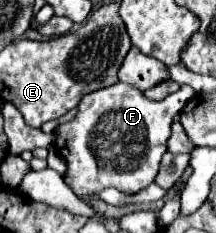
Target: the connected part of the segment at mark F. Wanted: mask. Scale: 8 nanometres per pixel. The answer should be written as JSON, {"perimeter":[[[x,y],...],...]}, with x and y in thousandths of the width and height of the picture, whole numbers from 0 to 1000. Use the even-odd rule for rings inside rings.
{"perimeter":[[[532,356],[394,408],[366,442],[356,502],[255,554],[255,631],[310,691],[301,785],[356,845],[421,845],[495,803],[532,803],[569,828],[634,828],[690,803],[773,648],[801,502],[894,408],[903,391],[875,365],[838,365],[838,382],[782,416],[699,433],[588,356]]]}

